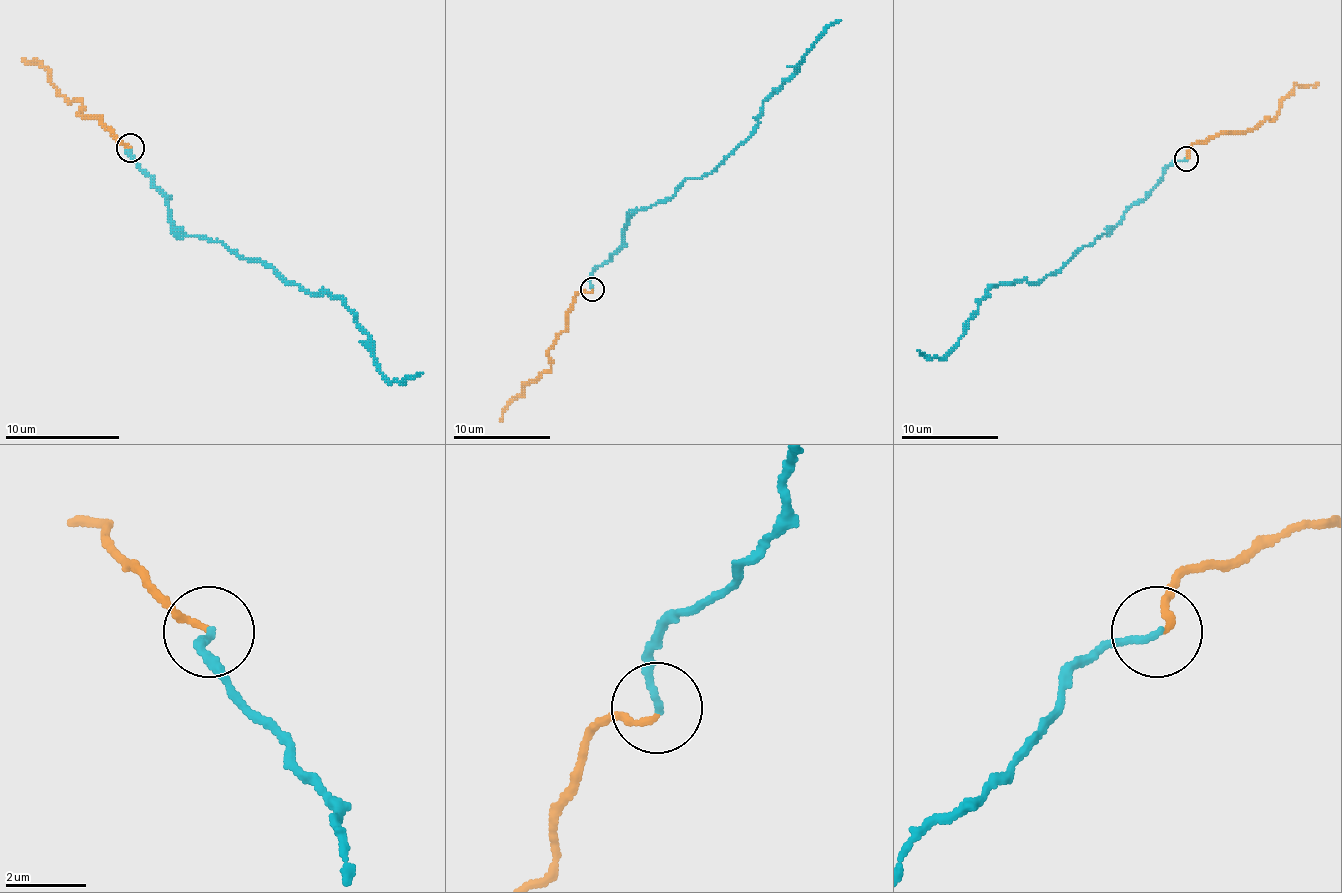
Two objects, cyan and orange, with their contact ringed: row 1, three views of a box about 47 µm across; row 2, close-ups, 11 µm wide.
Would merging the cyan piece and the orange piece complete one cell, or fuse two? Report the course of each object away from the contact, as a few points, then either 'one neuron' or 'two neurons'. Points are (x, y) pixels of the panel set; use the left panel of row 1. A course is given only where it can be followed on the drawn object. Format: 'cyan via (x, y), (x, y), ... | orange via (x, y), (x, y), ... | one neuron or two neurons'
cyan via (131, 147), (185, 236), (337, 296), (391, 381), (422, 373) | orange via (131, 147), (99, 118), (85, 118), (79, 113), (82, 104), (59, 93), (39, 61), (25, 58) | one neuron

